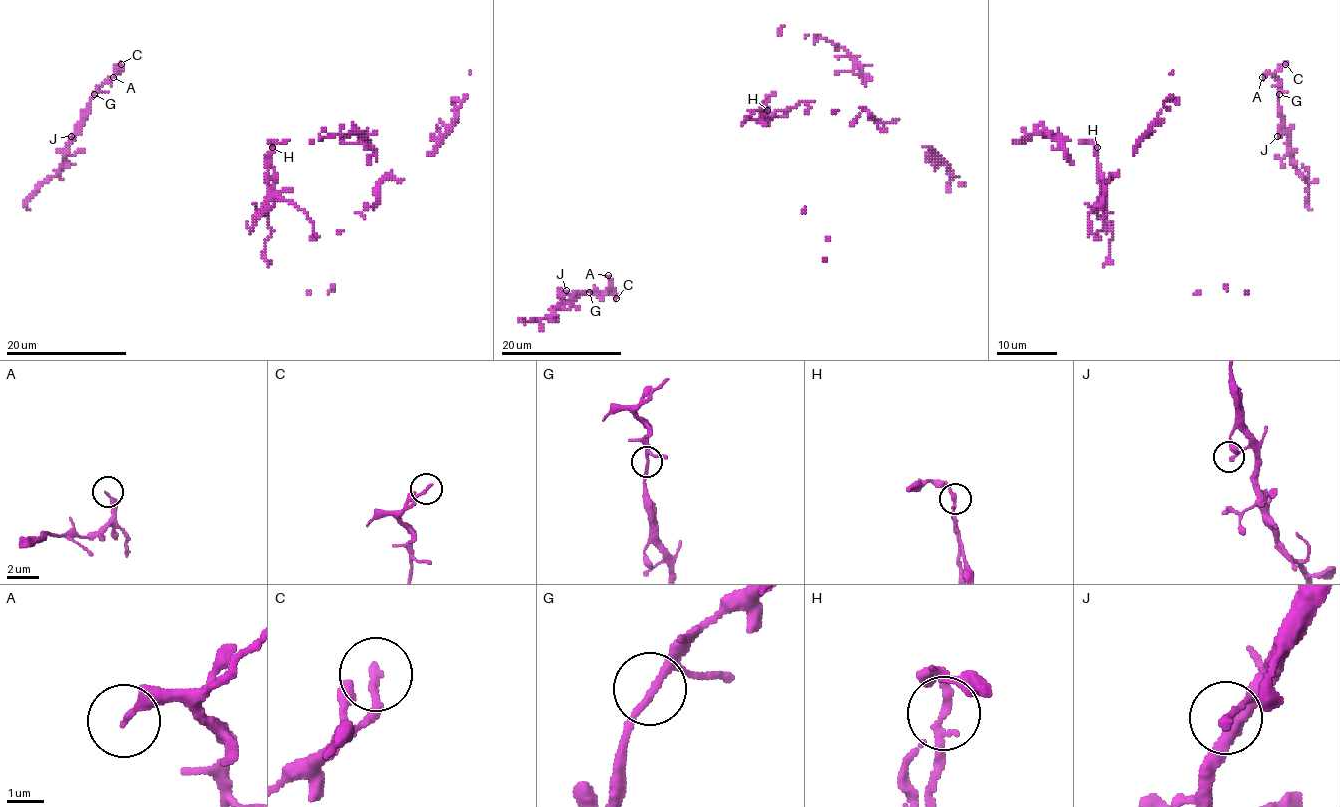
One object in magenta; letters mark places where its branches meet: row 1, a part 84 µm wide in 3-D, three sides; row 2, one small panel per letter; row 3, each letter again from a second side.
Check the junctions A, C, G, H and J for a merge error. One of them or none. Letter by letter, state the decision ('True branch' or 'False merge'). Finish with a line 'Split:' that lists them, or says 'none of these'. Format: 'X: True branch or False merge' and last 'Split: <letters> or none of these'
A: True branch
C: True branch
G: True branch
H: False merge
J: True branch
Split: H

